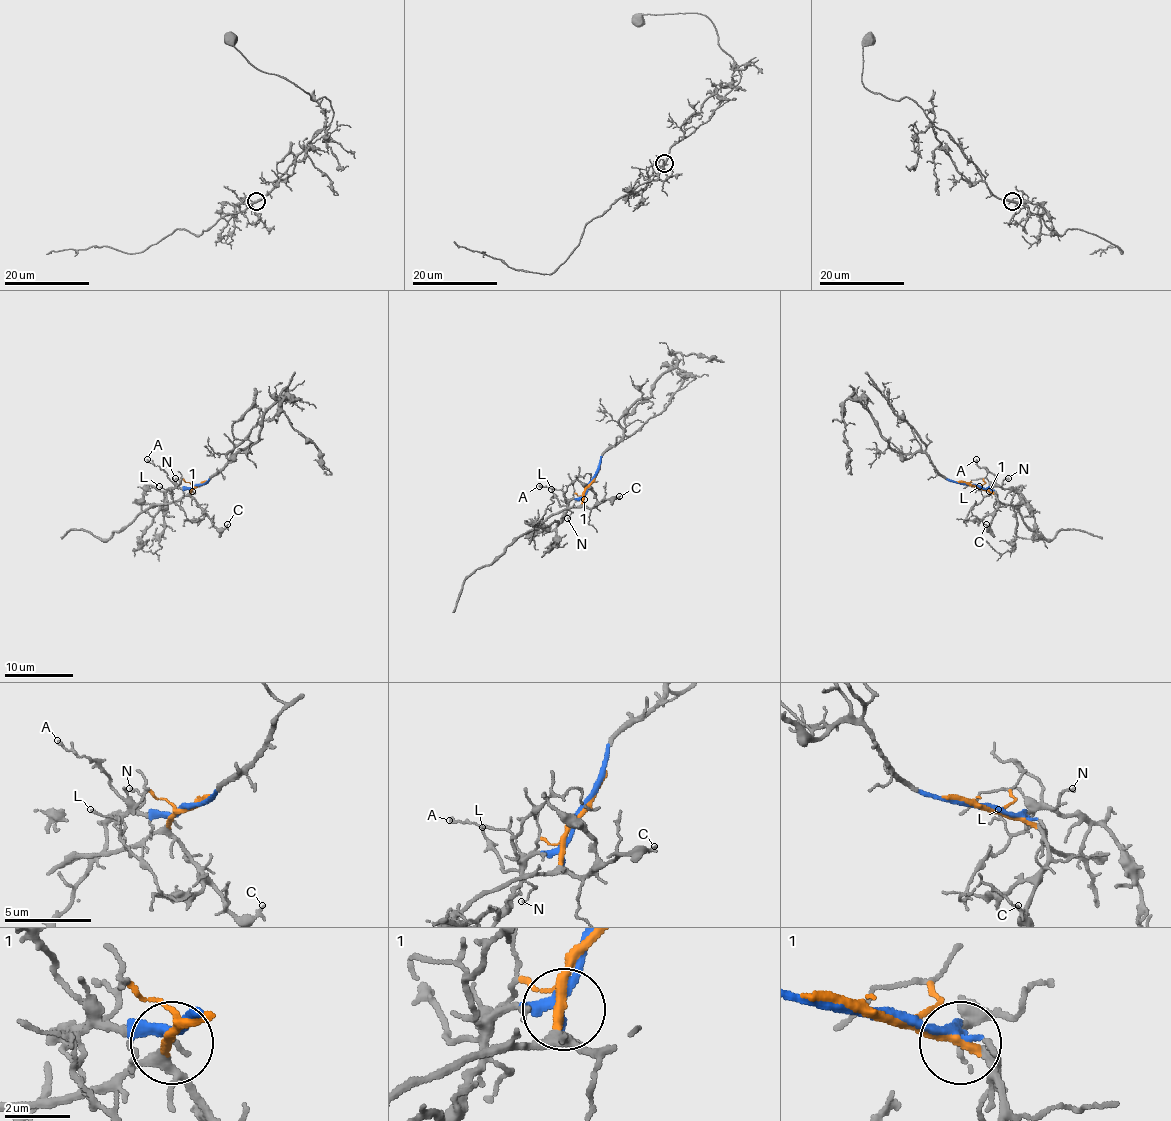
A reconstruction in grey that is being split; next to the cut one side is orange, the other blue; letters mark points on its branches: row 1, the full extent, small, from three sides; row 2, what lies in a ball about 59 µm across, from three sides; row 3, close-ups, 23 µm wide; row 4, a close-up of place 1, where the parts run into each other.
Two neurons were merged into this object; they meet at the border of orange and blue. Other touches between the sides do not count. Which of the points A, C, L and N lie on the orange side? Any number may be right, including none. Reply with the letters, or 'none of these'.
C

